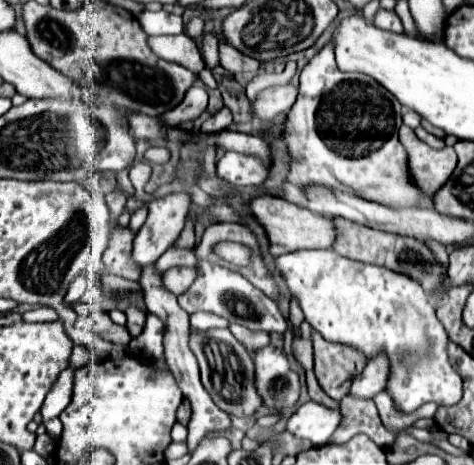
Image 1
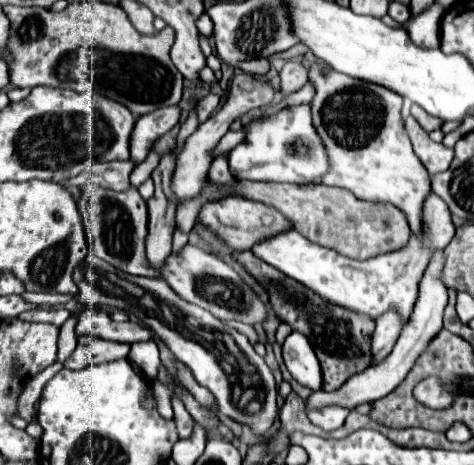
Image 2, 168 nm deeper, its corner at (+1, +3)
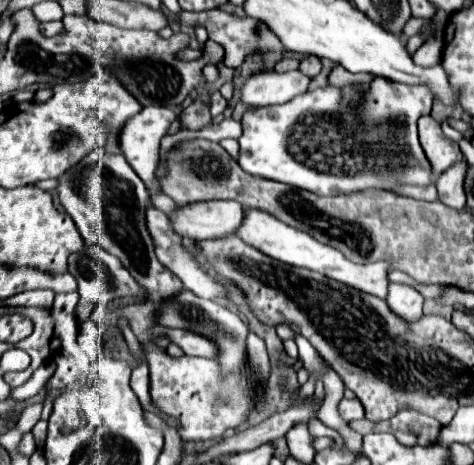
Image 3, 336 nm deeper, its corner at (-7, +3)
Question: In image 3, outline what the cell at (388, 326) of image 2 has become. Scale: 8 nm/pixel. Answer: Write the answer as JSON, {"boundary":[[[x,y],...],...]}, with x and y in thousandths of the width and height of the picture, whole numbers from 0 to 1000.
{"boundary":[[[823,611],[814,649],[823,667],[852,692],[878,692],[890,684],[895,641],[857,611]]]}

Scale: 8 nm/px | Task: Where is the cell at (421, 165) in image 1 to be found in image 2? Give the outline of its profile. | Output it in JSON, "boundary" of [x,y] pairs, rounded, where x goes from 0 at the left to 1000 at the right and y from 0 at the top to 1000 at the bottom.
{"boundary":[[[869,249],[857,254],[852,271],[857,271],[857,284],[865,292],[865,305],[869,305],[869,318],[873,318],[878,335],[886,340],[895,361],[907,370],[907,378],[937,370],[954,348],[958,323],[941,318],[937,310],[911,305],[903,284],[890,280],[890,271]]]}

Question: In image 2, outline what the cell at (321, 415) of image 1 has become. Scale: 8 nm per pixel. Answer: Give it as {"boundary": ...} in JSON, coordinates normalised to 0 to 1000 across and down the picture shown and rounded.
{"boundary":[[[688,873],[688,877],[675,877],[675,882],[658,882],[650,890],[654,908],[662,908],[667,916],[684,920],[684,925],[709,925],[726,912],[730,895],[734,895],[734,877],[722,877],[722,873]]]}

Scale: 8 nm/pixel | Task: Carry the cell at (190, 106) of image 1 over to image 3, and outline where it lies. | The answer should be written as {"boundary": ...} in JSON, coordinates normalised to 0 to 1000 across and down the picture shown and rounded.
{"boundary":[[[304,232],[295,241],[295,249],[278,249],[278,258],[270,258],[270,267],[262,271],[262,292],[253,292],[253,318],[262,318],[262,335],[270,344],[270,353],[287,366],[287,374],[304,387],[312,413],[316,413],[316,430],[321,443],[342,452],[346,460],[363,465],[371,456],[371,434],[363,426],[354,426],[350,417],[338,417],[338,400],[329,391],[325,366],[333,357],[333,318],[338,318],[338,301],[342,292],[354,284],[359,267],[371,258],[371,245],[359,232]]]}

